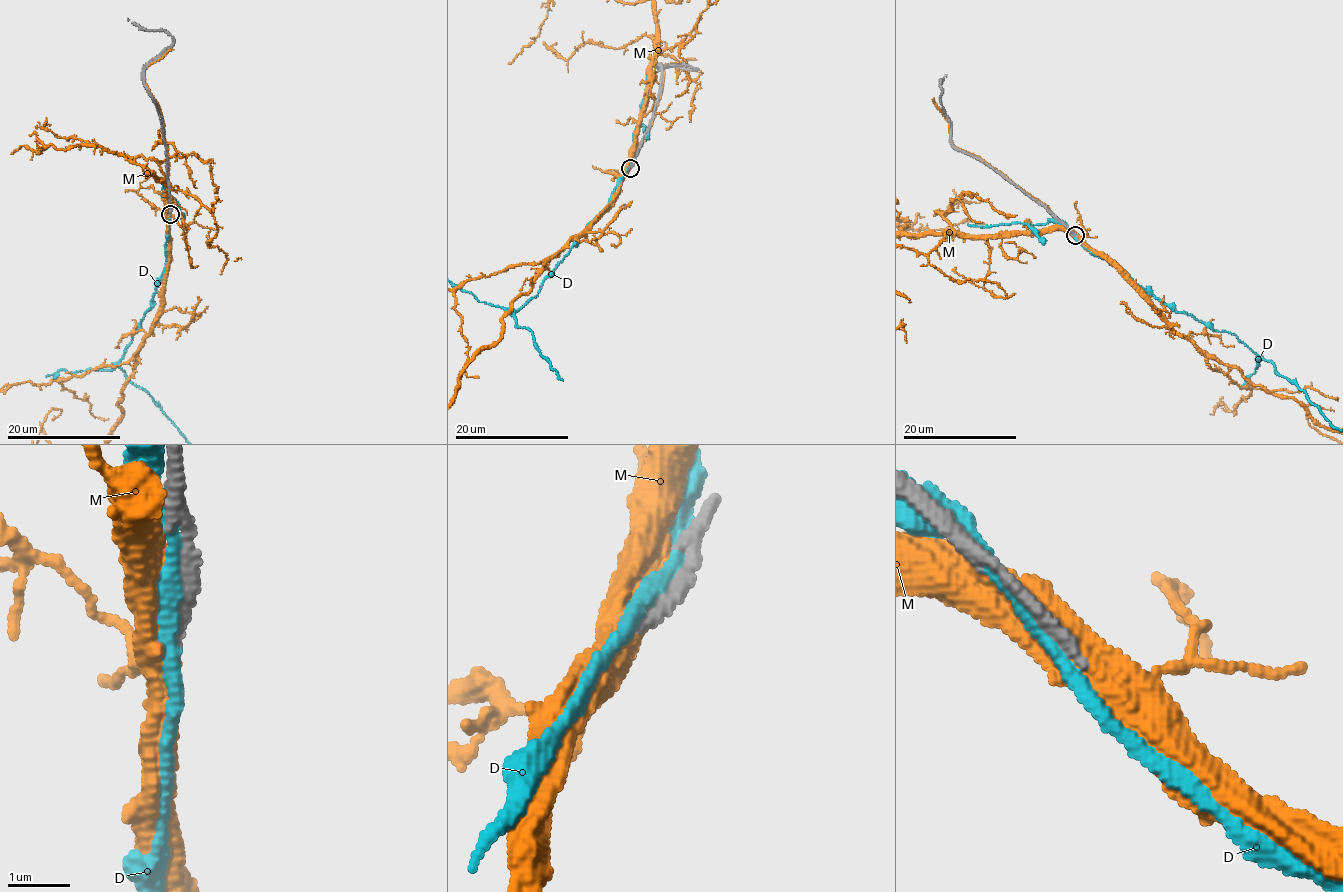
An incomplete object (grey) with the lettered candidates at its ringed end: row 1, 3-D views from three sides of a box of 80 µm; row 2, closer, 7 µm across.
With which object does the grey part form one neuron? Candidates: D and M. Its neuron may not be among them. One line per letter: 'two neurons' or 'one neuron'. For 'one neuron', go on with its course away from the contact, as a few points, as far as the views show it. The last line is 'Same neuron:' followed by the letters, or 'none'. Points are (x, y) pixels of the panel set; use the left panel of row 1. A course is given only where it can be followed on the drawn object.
D: two neurons
M: two neurons
Same neuron: none

